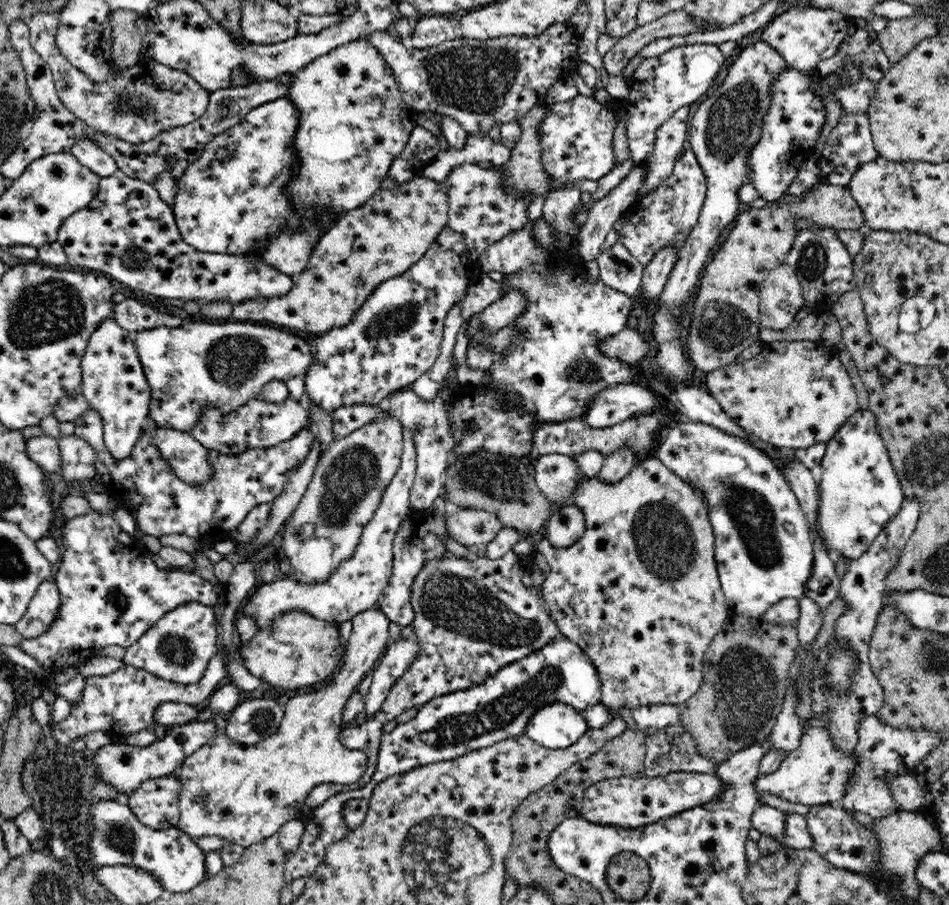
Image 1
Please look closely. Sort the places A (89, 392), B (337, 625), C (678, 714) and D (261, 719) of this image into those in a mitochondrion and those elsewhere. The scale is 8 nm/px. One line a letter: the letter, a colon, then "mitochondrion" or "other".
A: other
B: other
C: other
D: mitochondrion

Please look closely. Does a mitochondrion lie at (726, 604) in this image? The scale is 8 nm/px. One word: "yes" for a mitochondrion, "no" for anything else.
no

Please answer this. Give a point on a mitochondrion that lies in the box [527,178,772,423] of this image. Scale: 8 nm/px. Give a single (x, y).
(727, 327)

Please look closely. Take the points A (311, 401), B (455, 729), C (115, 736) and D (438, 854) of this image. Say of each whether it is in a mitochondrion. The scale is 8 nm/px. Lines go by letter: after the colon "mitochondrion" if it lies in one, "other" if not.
A: other
B: mitochondrion
C: other
D: mitochondrion

